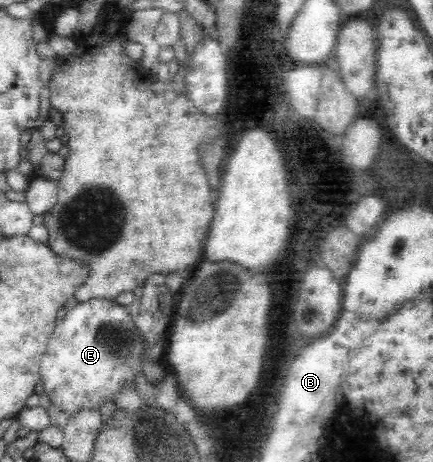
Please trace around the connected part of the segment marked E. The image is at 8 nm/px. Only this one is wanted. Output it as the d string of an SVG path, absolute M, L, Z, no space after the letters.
M113 299L78 301L55 325L41 361L41 381L49 399L70 414L78 407L98 407L102 397L110 393L116 394L120 383L133 381L136 369L141 370L141 358L145 355L144 344L136 338L134 318L125 306Z

